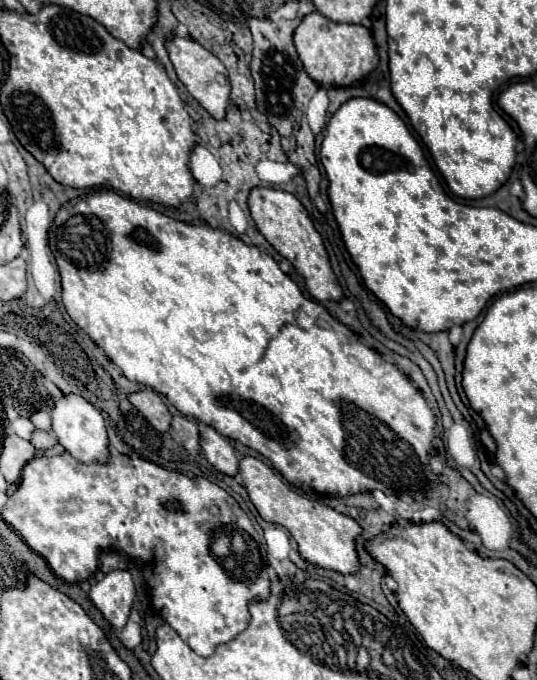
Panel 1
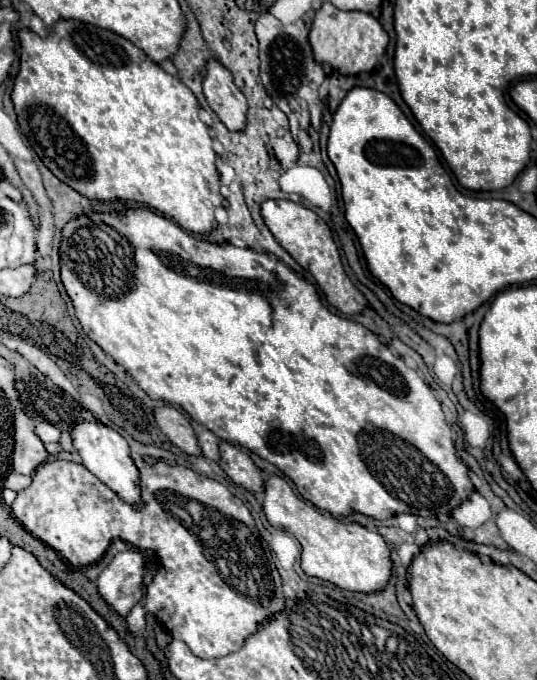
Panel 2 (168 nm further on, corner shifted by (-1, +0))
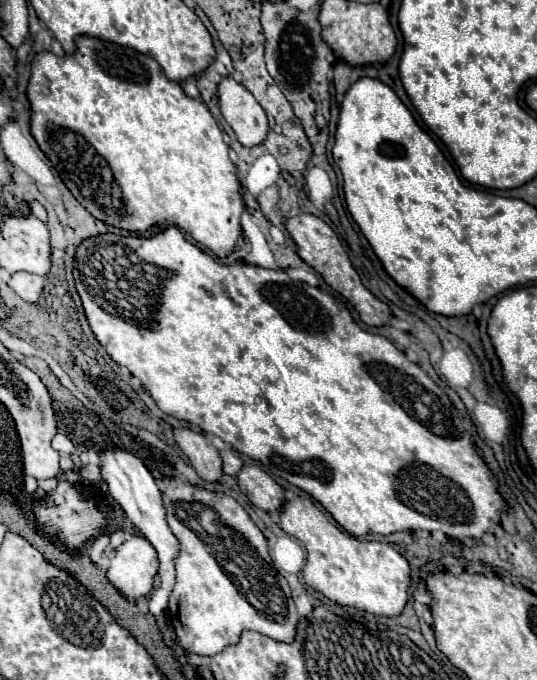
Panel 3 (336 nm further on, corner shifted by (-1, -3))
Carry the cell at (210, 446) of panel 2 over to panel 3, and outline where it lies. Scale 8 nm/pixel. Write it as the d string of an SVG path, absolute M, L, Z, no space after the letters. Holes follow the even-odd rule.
M223 448L221 450L221 458L223 458L223 470L229 476L237 476L239 470L243 468L243 460L231 448Z

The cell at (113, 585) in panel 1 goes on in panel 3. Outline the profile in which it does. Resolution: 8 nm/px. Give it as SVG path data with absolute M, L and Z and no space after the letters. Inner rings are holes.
M131 534L117 548L117 556L107 570L107 578L123 596L139 600L141 596L149 596L153 590L157 570L159 558L151 542L141 534Z

